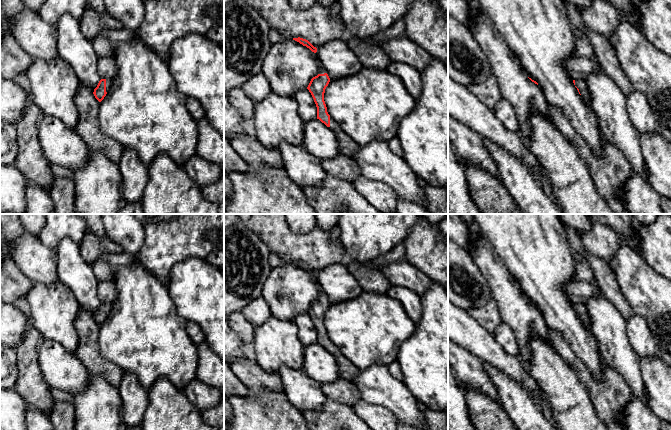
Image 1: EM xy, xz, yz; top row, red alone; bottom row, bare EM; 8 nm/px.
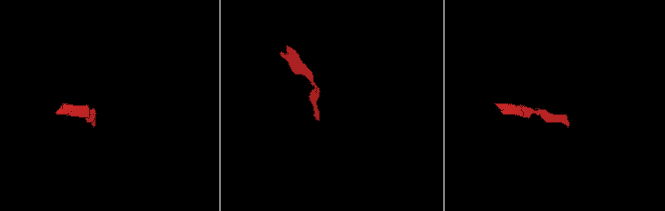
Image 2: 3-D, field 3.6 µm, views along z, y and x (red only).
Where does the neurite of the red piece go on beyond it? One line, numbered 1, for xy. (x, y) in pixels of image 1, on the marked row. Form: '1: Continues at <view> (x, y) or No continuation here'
1: Continues at xy (109, 82)

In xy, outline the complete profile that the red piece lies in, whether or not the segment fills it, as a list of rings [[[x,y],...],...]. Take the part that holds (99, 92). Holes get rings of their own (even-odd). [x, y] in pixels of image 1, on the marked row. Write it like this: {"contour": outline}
{"contour": [[[101,79],[99,81],[97,87],[94,89],[94,92],[93,92],[95,98],[99,102],[101,102],[104,99],[104,97],[107,94],[107,92],[111,88],[112,84],[113,84],[112,79]]]}

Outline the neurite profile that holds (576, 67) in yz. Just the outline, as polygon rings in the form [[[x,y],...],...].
[[[570,57],[563,62],[563,66],[573,80],[585,79],[593,70],[600,68],[595,57]]]

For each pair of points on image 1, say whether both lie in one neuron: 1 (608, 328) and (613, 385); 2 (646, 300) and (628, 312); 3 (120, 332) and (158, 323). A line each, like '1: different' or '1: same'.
1: different
2: different
3: same

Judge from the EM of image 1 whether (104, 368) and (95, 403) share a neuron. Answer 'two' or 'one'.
one

